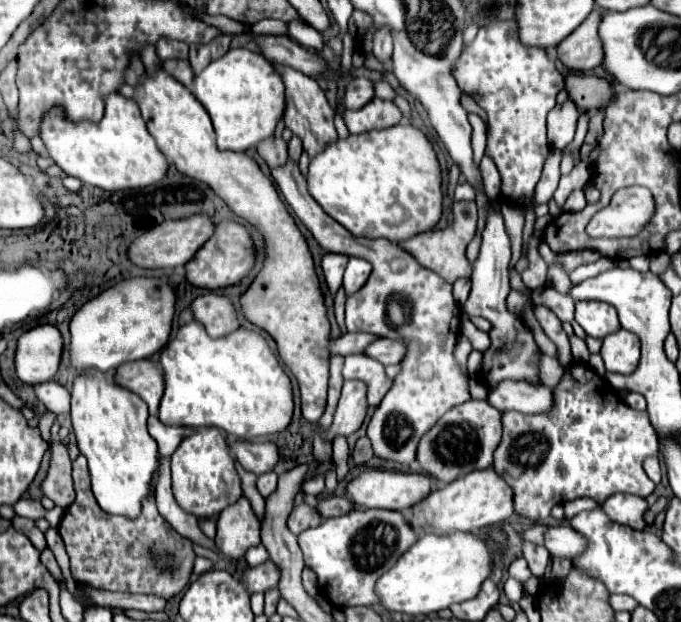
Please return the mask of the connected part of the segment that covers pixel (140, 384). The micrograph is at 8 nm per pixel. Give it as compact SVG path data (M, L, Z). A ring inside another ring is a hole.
M151 359L125 363L117 367L117 383L137 393L149 405L149 413L157 415L165 385L163 369L157 363L153 363Z

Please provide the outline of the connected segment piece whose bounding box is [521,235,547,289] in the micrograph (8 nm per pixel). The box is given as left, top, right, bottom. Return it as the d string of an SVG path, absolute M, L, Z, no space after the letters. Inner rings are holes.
M531 235L531 241L529 241L529 247L527 247L527 269L525 273L521 273L521 279L525 283L525 287L529 289L539 289L541 285L545 285L547 281L547 271L545 271L545 261L541 259L539 255L539 239Z

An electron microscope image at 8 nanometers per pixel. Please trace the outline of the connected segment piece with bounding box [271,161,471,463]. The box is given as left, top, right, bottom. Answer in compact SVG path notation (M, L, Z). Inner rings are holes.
M287 161L285 167L273 169L271 175L273 175L275 183L279 185L285 201L291 205L293 213L313 233L313 237L317 239L317 243L325 251L343 253L347 257L363 257L363 259L367 259L373 265L373 273L371 273L369 281L359 291L355 291L355 293L351 293L347 297L347 305L345 305L347 331L365 331L365 333L377 333L379 337L401 339L401 341L407 343L407 355L405 355L405 359L401 363L401 373L393 381L393 387L389 389L389 393L383 397L383 401L375 409L373 417L369 419L367 437L371 439L373 451L379 457L395 459L395 461L401 461L401 463L413 463L415 457L417 457L417 445L419 445L421 437L433 427L433 423L437 419L441 419L455 405L461 405L461 403L471 399L469 387L467 387L469 379L459 371L459 367L455 363L455 357L453 357L453 349L455 349L455 343L457 343L457 337L459 337L459 323L461 323L459 315L461 315L461 309L459 309L457 301L451 295L451 285L447 281L443 281L437 273L433 273L431 269L421 267L411 257L411 253L407 253L399 245L395 245L395 243L391 243L387 239L355 237L345 227L341 227L337 221L333 221L321 209L321 205L309 195L307 181L303 179L297 163Z

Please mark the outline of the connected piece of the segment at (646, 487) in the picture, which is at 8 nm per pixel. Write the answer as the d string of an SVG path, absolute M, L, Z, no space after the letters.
M581 363L565 367L565 375L553 393L555 407L547 415L503 413L503 439L495 451L493 467L513 487L515 511L531 521L545 521L551 515L553 505L563 505L577 497L591 497L599 505L615 493L649 497L655 491L655 483L643 471L643 461L649 455L659 455L659 441L647 413L627 407L617 399L613 387L603 377Z

